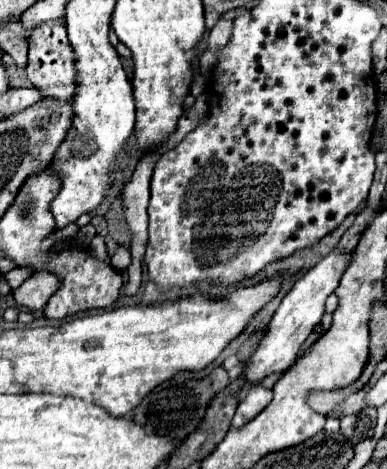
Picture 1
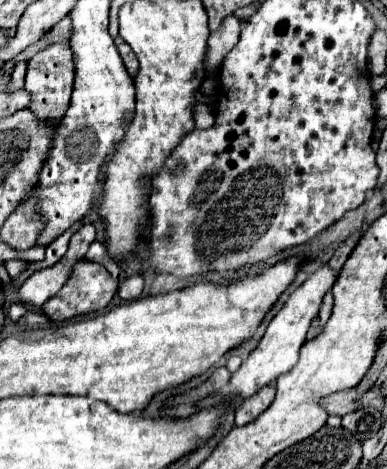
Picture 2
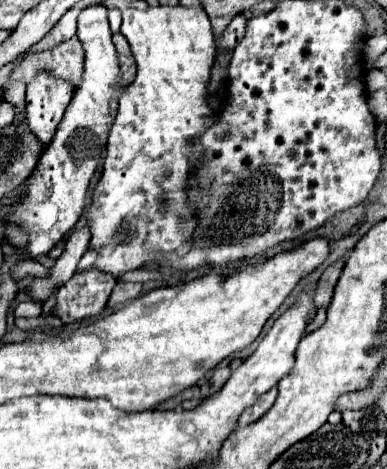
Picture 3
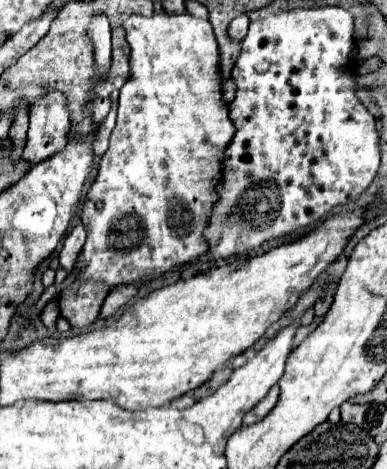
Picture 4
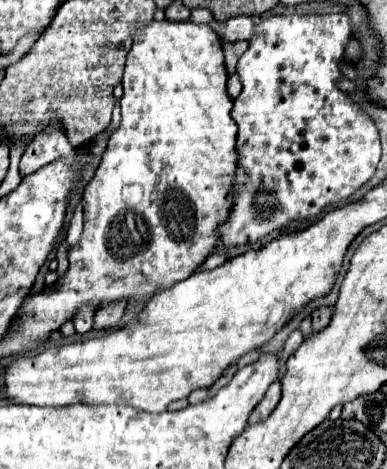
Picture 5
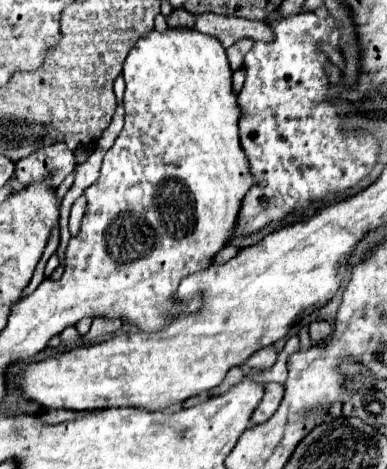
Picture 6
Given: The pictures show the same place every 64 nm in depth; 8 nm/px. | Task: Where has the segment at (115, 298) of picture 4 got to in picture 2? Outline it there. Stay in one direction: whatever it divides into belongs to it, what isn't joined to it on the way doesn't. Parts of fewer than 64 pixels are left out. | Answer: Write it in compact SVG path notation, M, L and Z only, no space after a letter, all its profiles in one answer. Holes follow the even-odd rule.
M132 274L126 282L120 284L118 288L118 296L122 300L136 300L140 294L142 294L142 288L144 288L144 280L142 280L142 274Z

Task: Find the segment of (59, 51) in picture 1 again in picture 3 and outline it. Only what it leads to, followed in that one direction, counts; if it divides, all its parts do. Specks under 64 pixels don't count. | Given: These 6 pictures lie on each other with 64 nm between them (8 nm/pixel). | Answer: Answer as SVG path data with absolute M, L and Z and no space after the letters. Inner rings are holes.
M38 72L26 86L26 114L30 130L42 144L50 144L56 128L64 116L66 106L74 96L74 86L68 80L52 76L52 72Z

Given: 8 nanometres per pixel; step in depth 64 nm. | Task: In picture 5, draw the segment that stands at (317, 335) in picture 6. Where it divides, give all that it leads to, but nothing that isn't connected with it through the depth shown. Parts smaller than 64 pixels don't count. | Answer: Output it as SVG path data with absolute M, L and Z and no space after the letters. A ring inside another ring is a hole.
M328 306L318 308L318 310L312 314L312 326L314 326L314 332L322 330L322 328L328 324L330 316L332 316L332 308L328 308Z

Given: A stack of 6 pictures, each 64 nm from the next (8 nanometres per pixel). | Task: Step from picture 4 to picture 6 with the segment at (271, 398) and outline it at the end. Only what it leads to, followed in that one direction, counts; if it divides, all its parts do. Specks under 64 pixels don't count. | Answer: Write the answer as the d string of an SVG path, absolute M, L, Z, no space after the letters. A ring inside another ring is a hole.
M274 382L266 384L264 398L262 398L262 402L258 404L258 408L254 410L252 422L254 422L254 424L266 422L266 420L278 410L278 406L280 406L280 402L282 402L282 396L284 396L284 386L282 386L282 384L274 384Z

